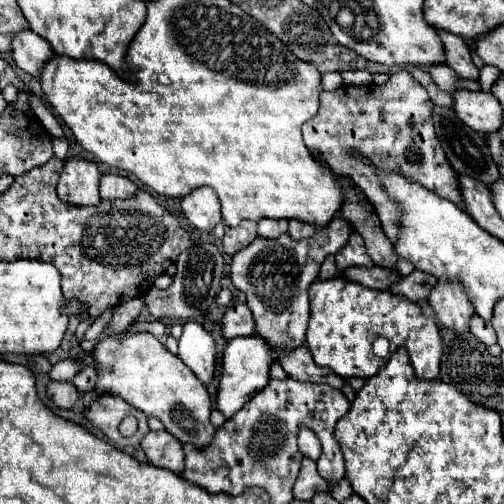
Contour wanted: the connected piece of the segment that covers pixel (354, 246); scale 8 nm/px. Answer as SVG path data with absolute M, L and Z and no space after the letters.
M357 232L349 234L347 244L335 254L335 262L337 262L337 268L341 272L347 270L347 268L351 268L351 266L371 266L373 264L371 258L365 252L363 238Z

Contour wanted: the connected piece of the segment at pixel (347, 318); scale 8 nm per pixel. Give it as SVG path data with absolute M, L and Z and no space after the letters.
M339 276L321 282L315 280L309 288L309 300L311 318L305 342L317 366L327 366L345 380L353 376L369 378L379 370L381 360L373 354L371 344L377 336L383 336L389 340L391 350L397 350L399 346L407 348L417 378L435 380L439 376L443 340L437 324L423 314L419 304L407 300L405 296L391 294L389 290L371 290Z

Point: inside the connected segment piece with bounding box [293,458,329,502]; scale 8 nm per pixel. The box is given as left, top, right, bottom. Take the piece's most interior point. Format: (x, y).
(309, 482)

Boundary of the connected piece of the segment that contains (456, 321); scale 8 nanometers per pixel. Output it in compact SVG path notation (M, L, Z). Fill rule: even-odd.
M439 282L429 294L429 306L441 328L453 330L455 334L469 332L469 322L475 316L475 310L459 284Z

